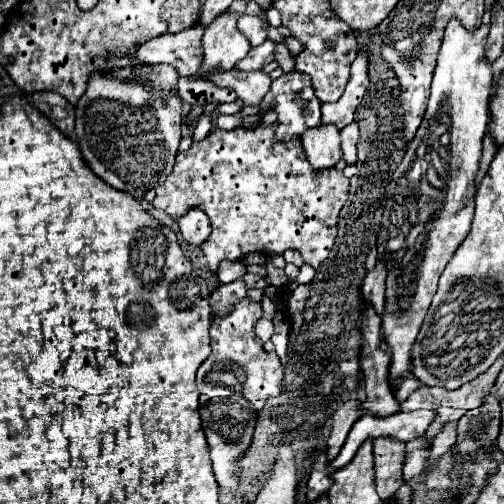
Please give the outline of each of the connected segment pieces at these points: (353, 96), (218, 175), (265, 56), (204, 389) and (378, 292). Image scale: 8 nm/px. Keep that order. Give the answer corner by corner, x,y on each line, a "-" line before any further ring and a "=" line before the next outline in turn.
360,51
358,57
352,63
352,75
348,81
348,87
344,95
334,103
322,103
322,123
334,123
338,129
346,127
354,121
356,107
360,105
366,87
370,83
368,79
368,55
366,51
=
260,123
254,129
212,129
206,139
192,143
188,151
176,155
174,171
160,187
156,187
156,199
152,205
174,220
193,207
210,217
212,233
202,245
202,251
212,271
216,271
218,263
224,259
234,261
246,257
248,253
282,255
286,249
300,251
304,263
318,269
334,245
338,233
338,215
350,193
350,179
346,179
336,167
322,171
312,169
302,149
300,137
296,137
296,141
276,141
274,135
276,123
=
266,39
262,45
252,47
248,51
248,55
236,65
236,69
240,69
240,71
256,71
256,69
262,69
262,65
274,61
274,53
276,53
276,43
270,41
270,39
=
244,297
244,301
238,301
226,317
213,319
210,327
212,353
200,365
196,375
196,385
200,391
200,417
210,445
214,475
220,489
226,491
238,489
238,477
234,475
236,459
248,449
258,411
264,407
266,399
280,395
284,377
278,355
268,353
262,347
262,341
254,335
254,325
260,317
262,305
=
378,261
376,267
374,267
372,271
366,273
366,277
364,277
364,285
362,285
362,293
364,293
364,297
370,301
370,305
374,307
374,311
376,311
378,315
384,313
386,275
388,275
388,269
386,269
384,261

